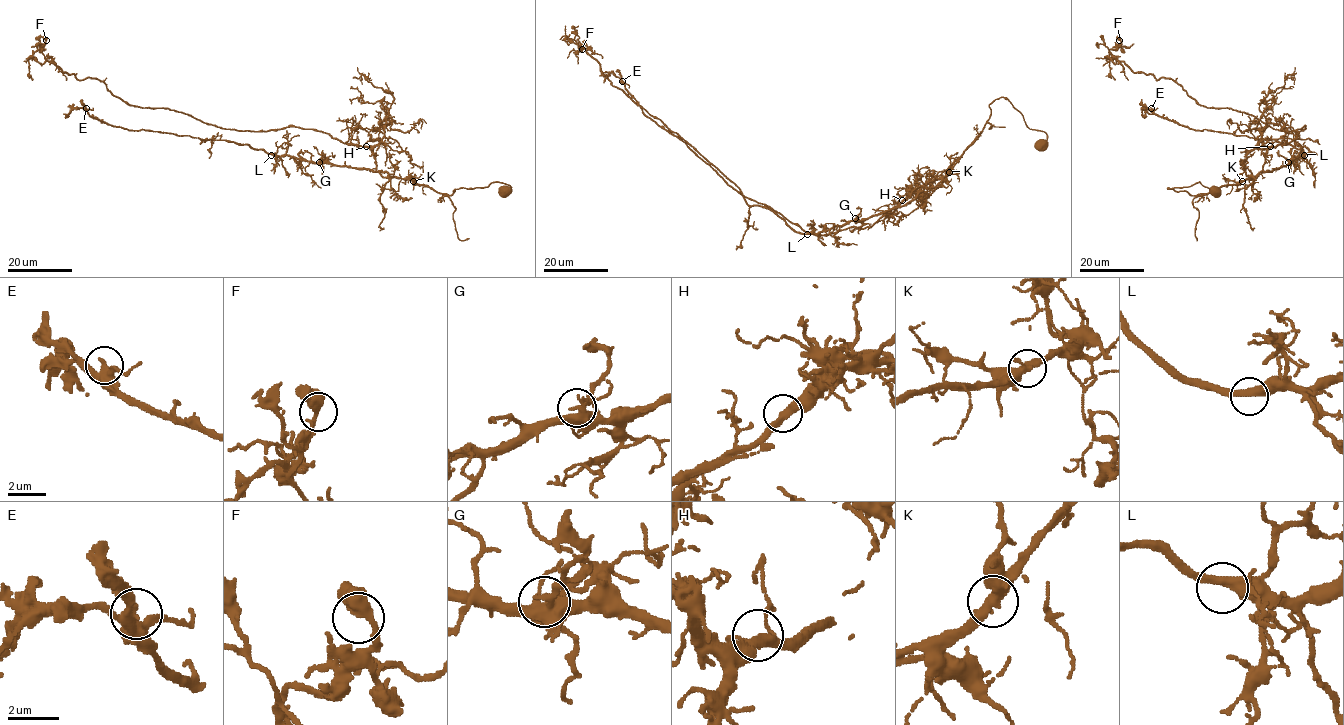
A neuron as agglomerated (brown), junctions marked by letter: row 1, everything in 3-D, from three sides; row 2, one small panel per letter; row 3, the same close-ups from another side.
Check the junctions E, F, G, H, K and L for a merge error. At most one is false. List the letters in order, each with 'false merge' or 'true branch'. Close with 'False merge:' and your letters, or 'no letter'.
E: true branch
F: true branch
G: true branch
H: true branch
K: false merge
L: true branch
False merge: K

